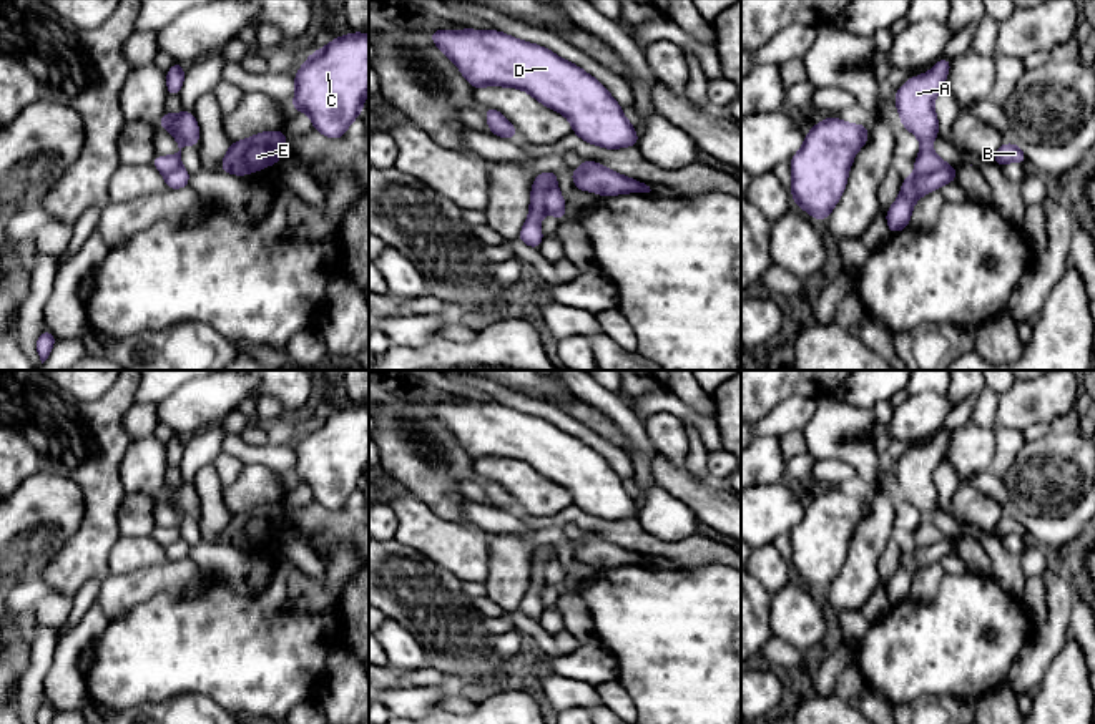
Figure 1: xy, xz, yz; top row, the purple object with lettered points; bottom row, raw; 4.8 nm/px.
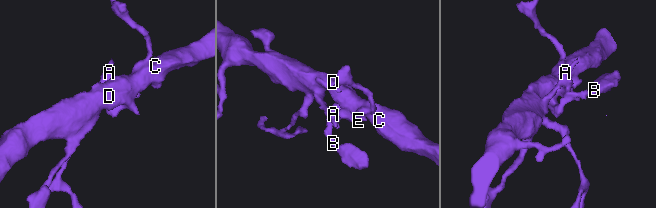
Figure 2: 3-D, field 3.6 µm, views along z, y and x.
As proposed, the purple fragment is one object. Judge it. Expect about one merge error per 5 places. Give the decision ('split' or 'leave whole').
split

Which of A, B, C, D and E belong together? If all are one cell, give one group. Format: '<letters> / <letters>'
A B E / C D

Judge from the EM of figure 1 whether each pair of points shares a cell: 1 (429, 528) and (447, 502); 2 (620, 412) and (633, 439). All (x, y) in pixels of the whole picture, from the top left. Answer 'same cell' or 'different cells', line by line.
1: different cells
2: same cell

